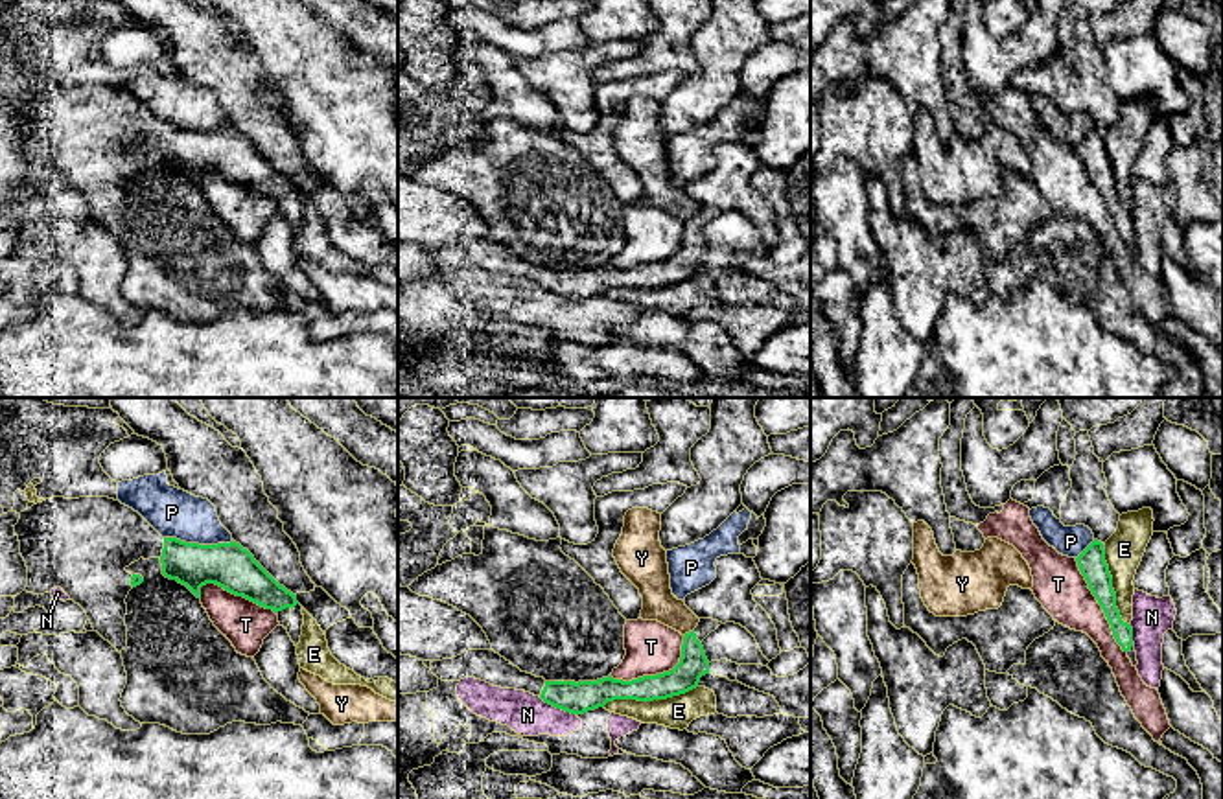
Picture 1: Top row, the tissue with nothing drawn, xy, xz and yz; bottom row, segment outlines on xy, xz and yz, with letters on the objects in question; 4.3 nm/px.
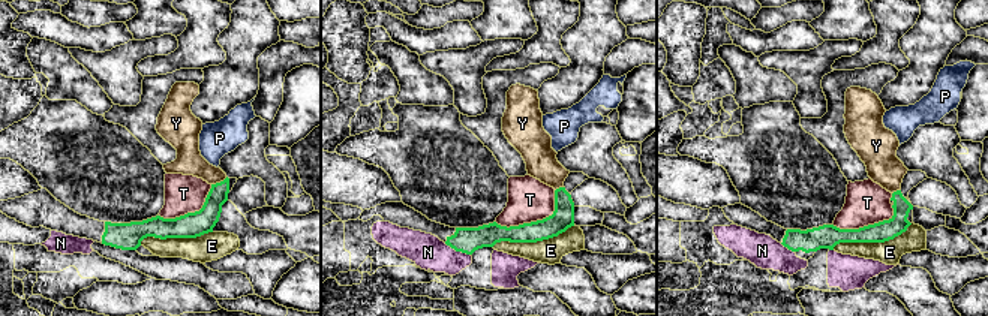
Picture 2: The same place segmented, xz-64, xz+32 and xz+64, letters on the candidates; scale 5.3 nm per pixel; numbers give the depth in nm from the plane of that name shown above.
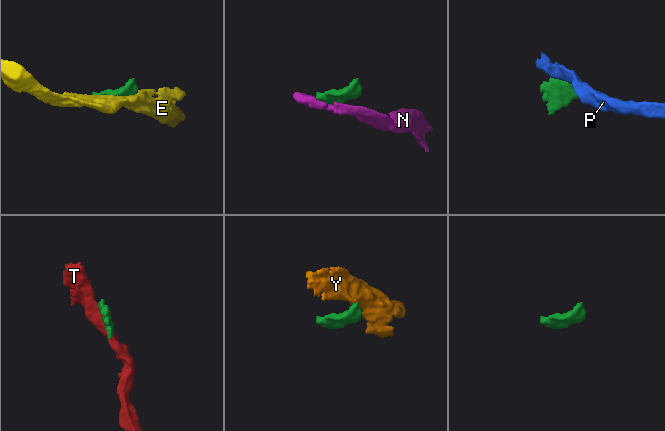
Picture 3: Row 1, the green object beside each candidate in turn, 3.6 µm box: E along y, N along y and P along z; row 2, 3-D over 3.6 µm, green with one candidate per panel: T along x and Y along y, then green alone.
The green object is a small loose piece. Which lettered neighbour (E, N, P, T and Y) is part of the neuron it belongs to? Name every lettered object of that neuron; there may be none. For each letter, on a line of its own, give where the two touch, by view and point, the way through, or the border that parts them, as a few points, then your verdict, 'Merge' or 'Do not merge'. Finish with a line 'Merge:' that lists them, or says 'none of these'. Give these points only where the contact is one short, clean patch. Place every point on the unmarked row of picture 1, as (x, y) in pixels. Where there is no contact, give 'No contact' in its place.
E: Touches green at xz (649, 288). Do not merge
N: Touches green at xz (557, 295). Do not merge
P: Touches green at xy (198, 131). Do not merge
T: Touches green at yz (1100, 192). Do not merge
Y: Touches green at xz (689, 220). Boundary: xz (693, 216), (684, 223). Do not merge
Merge: none of these

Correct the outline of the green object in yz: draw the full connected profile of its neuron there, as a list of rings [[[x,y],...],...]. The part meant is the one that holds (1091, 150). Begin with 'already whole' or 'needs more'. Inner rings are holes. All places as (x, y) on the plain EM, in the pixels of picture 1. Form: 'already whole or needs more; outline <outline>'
needs more; outline [[[1094,127],[1077,145],[1077,155],[1085,164],[1089,177],[1096,184],[1098,191],[1101,193],[1112,223],[1122,237],[1131,247],[1133,254],[1138,252],[1135,230],[1133,230],[1133,215],[1131,212],[1124,210],[1120,199],[1116,195],[1116,180],[1112,177],[1112,164],[1109,160],[1109,153],[1105,149],[1105,136],[1103,131]]]

